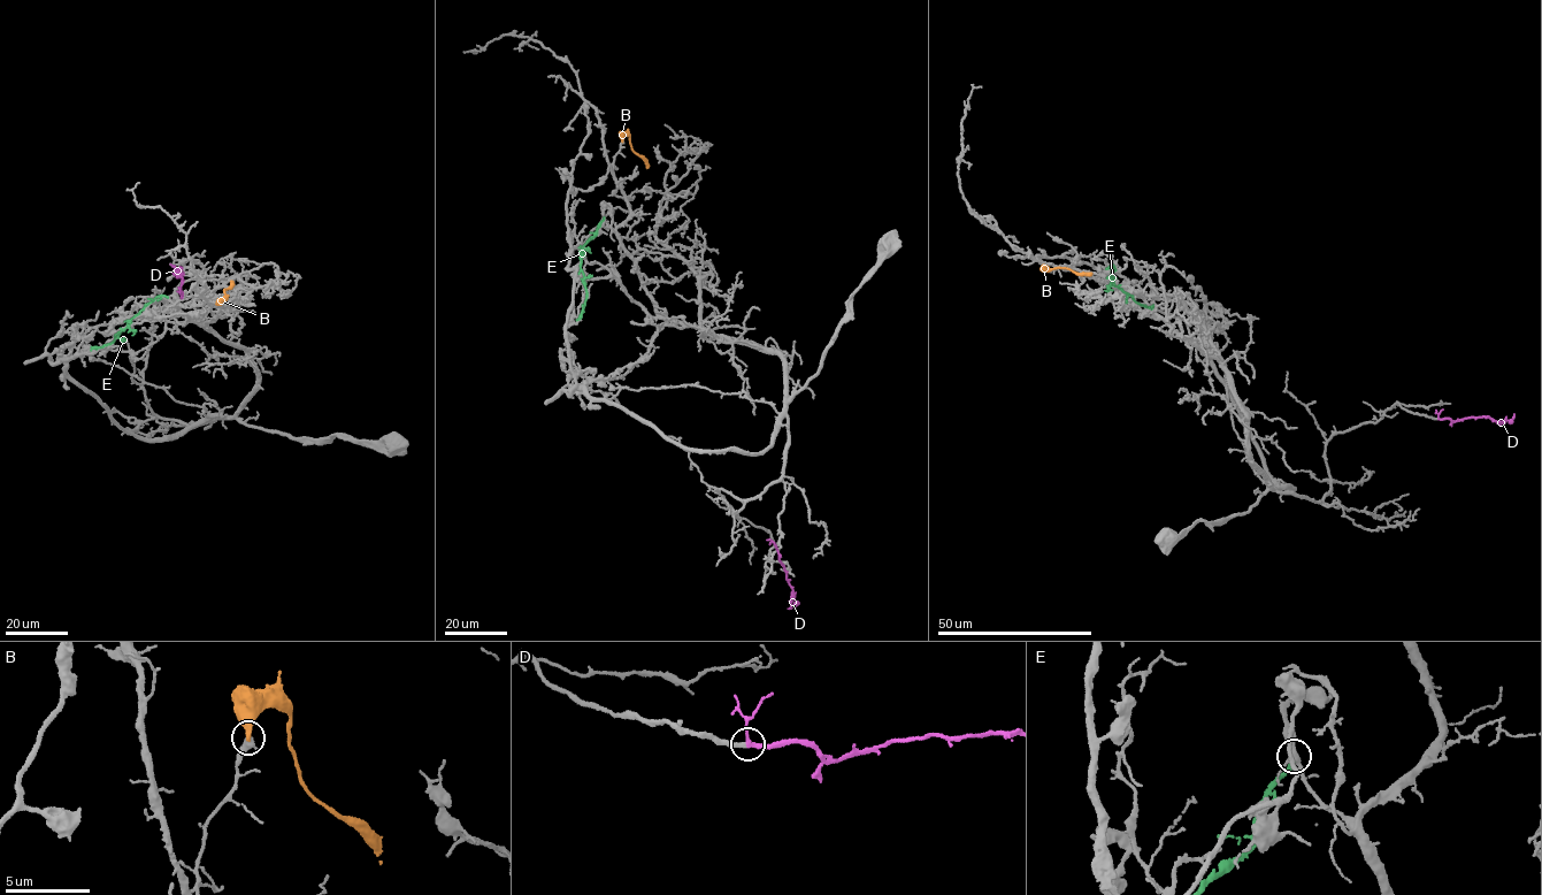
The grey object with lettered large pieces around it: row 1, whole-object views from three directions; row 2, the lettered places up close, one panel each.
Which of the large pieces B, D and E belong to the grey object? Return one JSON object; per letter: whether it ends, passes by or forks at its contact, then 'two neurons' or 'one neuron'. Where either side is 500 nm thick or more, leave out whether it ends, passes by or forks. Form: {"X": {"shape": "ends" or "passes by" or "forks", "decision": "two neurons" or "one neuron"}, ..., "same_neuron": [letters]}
{"B": {"shape": "ends", "decision": "two neurons"}, "D": {"shape": "passes by", "decision": "one neuron"}, "E": {"shape": "ends", "decision": "two neurons"}, "same_neuron": ["D"]}

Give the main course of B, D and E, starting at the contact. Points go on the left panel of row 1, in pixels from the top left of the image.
B: (216, 304), (224, 299), (223, 290), (231, 284), (230, 281)
D: (181, 297), (181, 274), (174, 272), (170, 264)
E: (167, 297), (160, 296), (150, 301), (113, 342), (90, 350)

